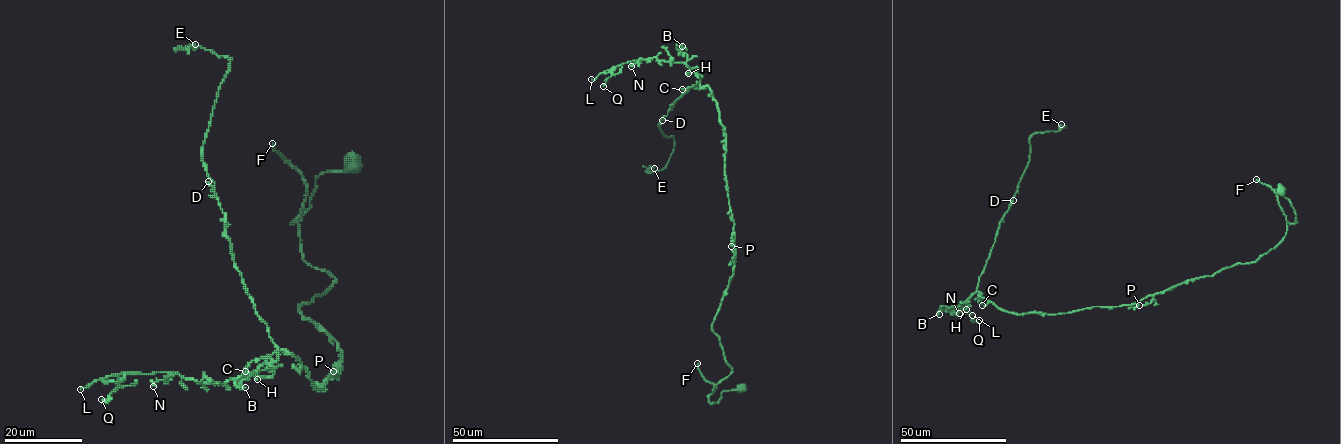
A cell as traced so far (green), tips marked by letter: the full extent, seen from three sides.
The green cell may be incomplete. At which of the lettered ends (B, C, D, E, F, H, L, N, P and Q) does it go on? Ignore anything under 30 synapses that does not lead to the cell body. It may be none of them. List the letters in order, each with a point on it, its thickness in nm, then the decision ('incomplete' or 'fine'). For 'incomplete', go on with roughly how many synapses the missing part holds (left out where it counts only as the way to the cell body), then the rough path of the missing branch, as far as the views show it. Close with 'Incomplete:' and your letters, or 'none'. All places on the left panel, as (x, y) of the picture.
B: place (245, 387); calibre 300 nm; fine
C: place (245, 371); calibre 400 nm; fine
D: place (208, 181); calibre 190 nm; fine
E: place (195, 44); calibre 550 nm; fine
F: place (272, 143); calibre 340 nm; incomplete; 100 synapses; course (272, 143), (268, 133), (256, 143), (251, 169), (261, 180), (294, 180), (322, 173), (337, 125), (365, 136)
H: place (257, 379); calibre 300 nm; fine
L: place (80, 389); calibre 200 nm; incomplete; 70 synapses; course (80, 389), (61, 405), (68, 414), (67, 418), (59, 414), (51, 417), (49, 413)
N: place (153, 386); calibre 360 nm; fine
P: place (333, 371); calibre 320 nm; fine
Q: place (101, 399); calibre 400 nm; fine
Incomplete: F, L

